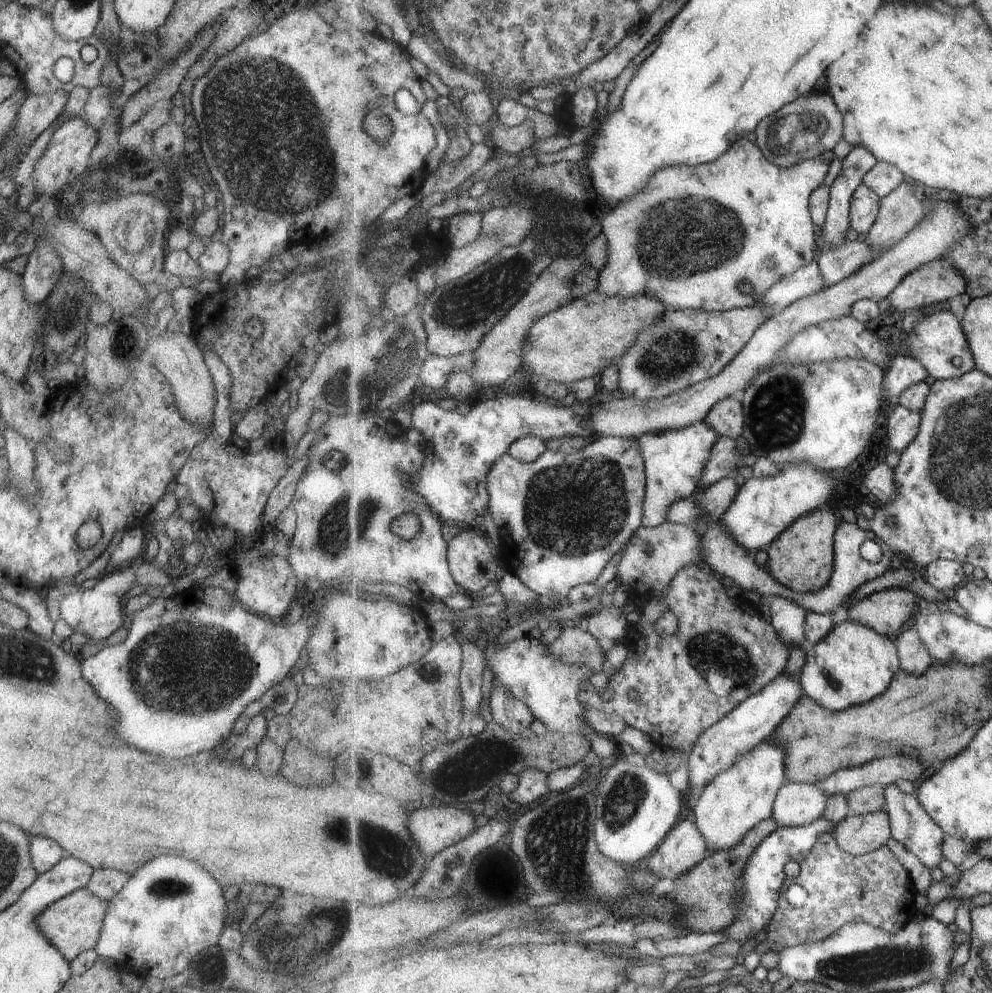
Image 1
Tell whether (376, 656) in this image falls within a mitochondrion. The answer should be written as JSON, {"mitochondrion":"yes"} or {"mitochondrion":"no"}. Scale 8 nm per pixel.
{"mitochondrion":"yes"}

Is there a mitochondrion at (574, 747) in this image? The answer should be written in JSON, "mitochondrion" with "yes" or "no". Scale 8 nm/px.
{"mitochondrion":"no"}

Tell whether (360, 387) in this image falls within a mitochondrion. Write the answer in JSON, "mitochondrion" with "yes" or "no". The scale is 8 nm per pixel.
{"mitochondrion":"yes"}

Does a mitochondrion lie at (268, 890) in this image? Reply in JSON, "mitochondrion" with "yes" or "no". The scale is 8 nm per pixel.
{"mitochondrion":"no"}

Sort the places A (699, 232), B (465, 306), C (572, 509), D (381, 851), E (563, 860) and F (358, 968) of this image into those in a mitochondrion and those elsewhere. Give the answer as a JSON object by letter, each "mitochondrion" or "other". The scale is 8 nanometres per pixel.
{"A":"mitochondrion","B":"mitochondrion","C":"mitochondrion","D":"mitochondrion","E":"mitochondrion","F":"other"}

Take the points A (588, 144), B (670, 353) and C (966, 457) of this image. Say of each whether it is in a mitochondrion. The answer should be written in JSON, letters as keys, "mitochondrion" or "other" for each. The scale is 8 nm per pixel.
{"A":"other","B":"mitochondrion","C":"mitochondrion"}

